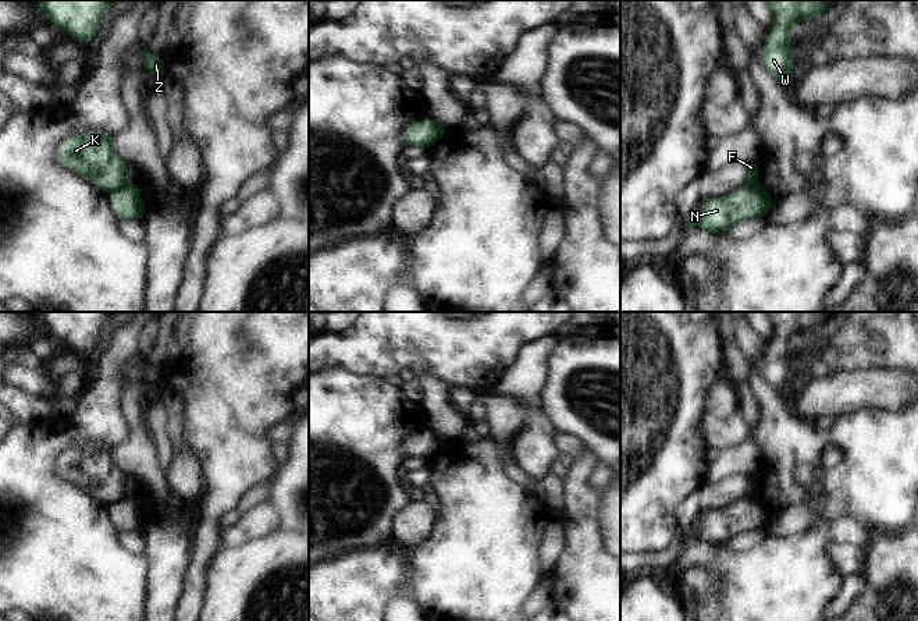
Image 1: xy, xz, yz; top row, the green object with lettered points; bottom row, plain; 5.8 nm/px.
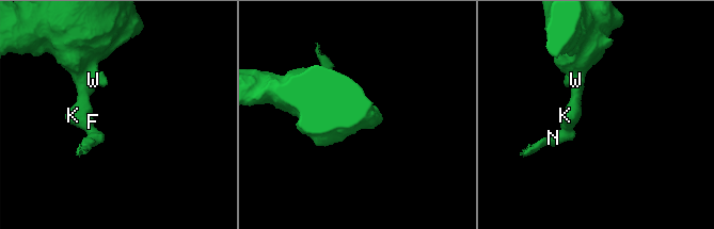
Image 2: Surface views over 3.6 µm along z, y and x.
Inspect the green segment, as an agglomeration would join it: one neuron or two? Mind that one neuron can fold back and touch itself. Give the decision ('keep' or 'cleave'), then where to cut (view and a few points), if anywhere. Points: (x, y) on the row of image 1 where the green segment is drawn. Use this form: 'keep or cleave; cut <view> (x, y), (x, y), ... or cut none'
cleave; cut xy (128, 183), (110, 192)

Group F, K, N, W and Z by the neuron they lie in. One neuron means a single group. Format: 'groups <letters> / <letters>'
groups F K W Z / N

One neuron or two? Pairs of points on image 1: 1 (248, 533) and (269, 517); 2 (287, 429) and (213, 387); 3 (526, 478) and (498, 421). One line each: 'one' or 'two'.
1: one
2: two
3: one

